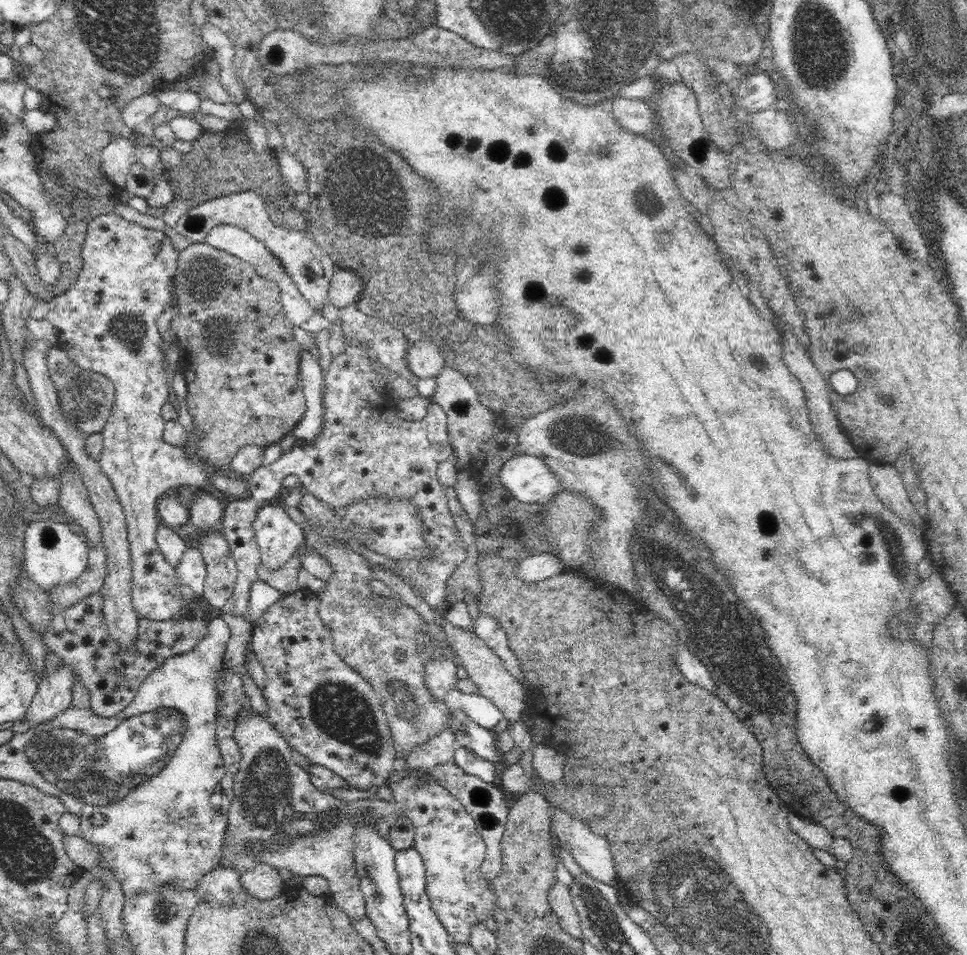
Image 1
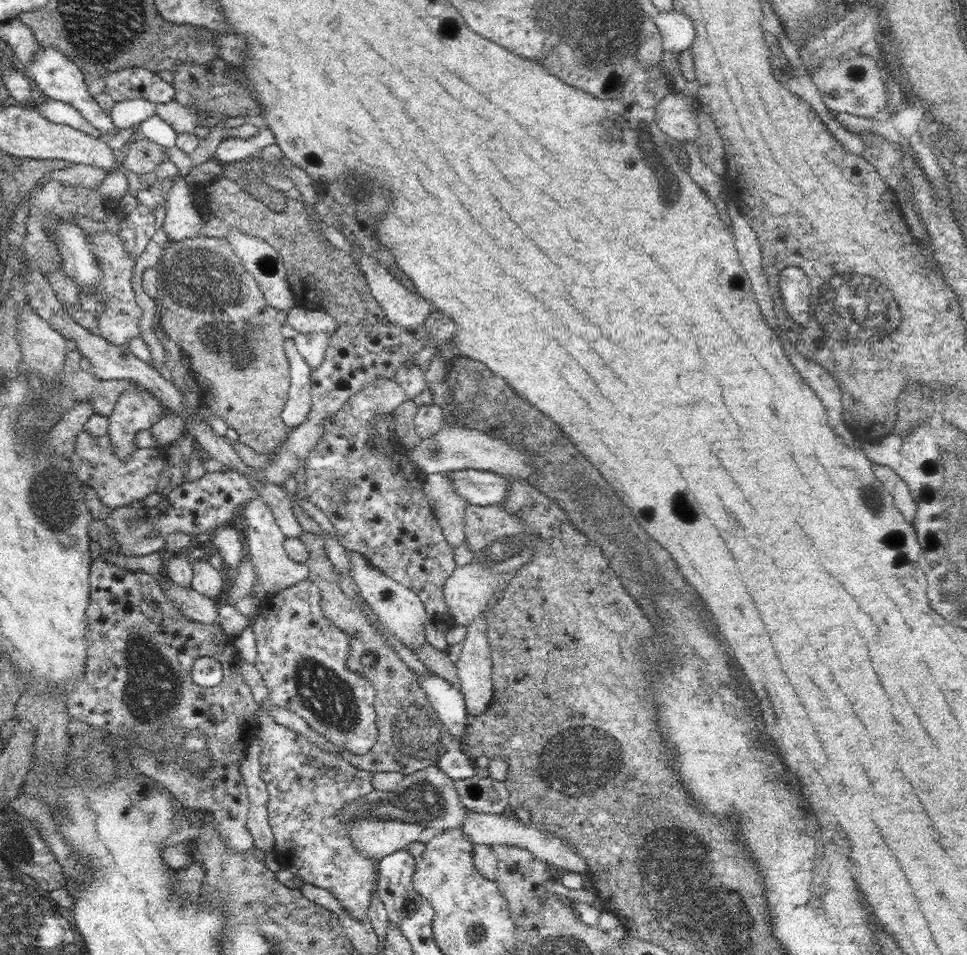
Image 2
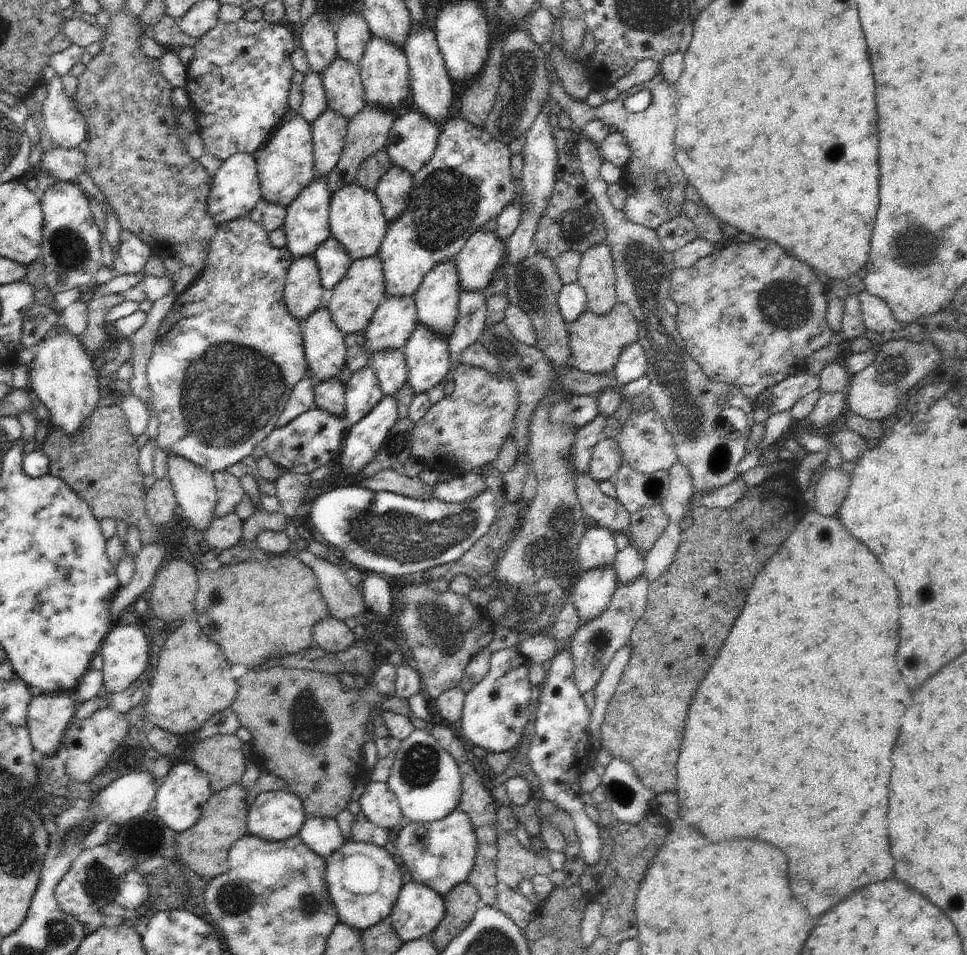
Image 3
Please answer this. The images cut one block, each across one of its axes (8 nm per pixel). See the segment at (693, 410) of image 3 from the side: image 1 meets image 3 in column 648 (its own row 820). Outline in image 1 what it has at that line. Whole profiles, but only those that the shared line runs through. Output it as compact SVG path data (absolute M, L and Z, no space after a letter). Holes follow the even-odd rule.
M252 709L236 723L234 738L241 750L241 760L234 778L234 796L227 812L228 826L225 832L228 849L226 857L233 863L232 869L240 875L256 863L262 862L274 869L286 868L300 876L323 876L328 881L328 892L334 902L352 922L366 917L365 898L354 864L354 830L364 820L376 825L380 818L384 818L390 825L404 813L400 805L394 799L386 801L379 797L345 802L318 790L312 784L307 771L292 760L292 749L284 741L284 737L272 728L264 714L258 714Z

